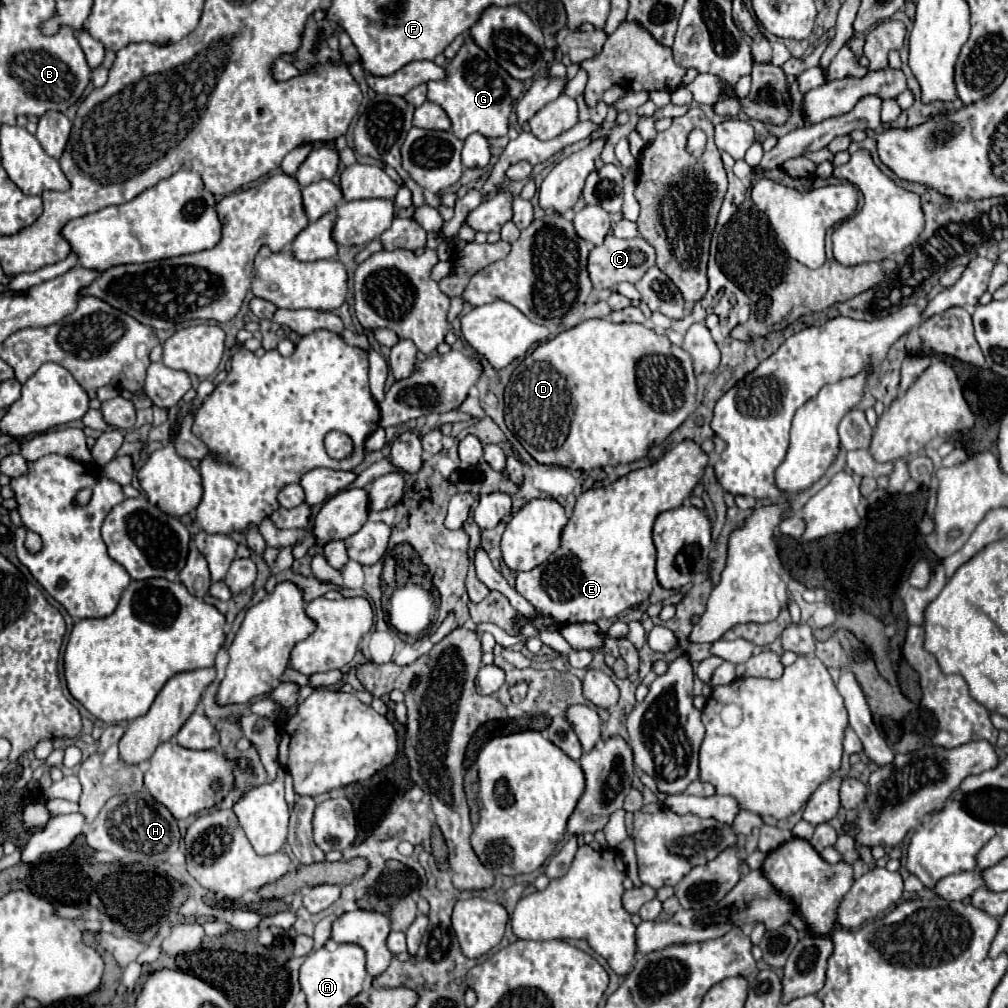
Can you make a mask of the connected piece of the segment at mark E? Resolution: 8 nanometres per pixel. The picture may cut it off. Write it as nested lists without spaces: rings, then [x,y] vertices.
[[[681,441],[669,449],[657,463],[631,471],[629,475],[617,479],[615,483],[589,489],[579,495],[575,511],[563,529],[561,547],[533,571],[521,571],[517,575],[515,589],[531,601],[541,613],[553,615],[559,623],[593,623],[599,619],[609,619],[625,609],[639,607],[649,599],[655,575],[655,545],[651,539],[653,523],[659,513],[681,507],[683,501],[693,493],[693,487],[701,481],[703,471],[709,463],[709,453],[701,449],[695,441]]]

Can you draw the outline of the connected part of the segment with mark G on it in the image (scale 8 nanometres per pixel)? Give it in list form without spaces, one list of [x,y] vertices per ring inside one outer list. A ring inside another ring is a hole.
[[[469,33],[457,55],[445,65],[445,73],[445,79],[427,83],[427,99],[445,109],[453,123],[451,133],[459,139],[467,139],[471,133],[481,133],[487,139],[507,135],[509,115],[523,91],[523,83],[499,67]]]

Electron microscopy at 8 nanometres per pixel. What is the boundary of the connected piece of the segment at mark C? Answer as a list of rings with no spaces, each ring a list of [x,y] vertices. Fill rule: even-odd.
[[[609,233],[601,245],[591,247],[587,271],[589,271],[589,279],[593,283],[593,289],[611,289],[613,285],[617,285],[621,281],[637,283],[645,275],[645,271],[653,265],[655,265],[655,251],[649,243],[645,243],[645,239],[641,239],[641,237],[617,239],[613,233]]]

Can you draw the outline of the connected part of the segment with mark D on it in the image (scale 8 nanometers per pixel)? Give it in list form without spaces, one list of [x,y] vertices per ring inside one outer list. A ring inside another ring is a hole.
[[[587,319],[527,355],[505,387],[505,425],[527,453],[543,465],[591,471],[643,459],[649,447],[663,443],[695,409],[695,375],[691,355],[639,323]]]

